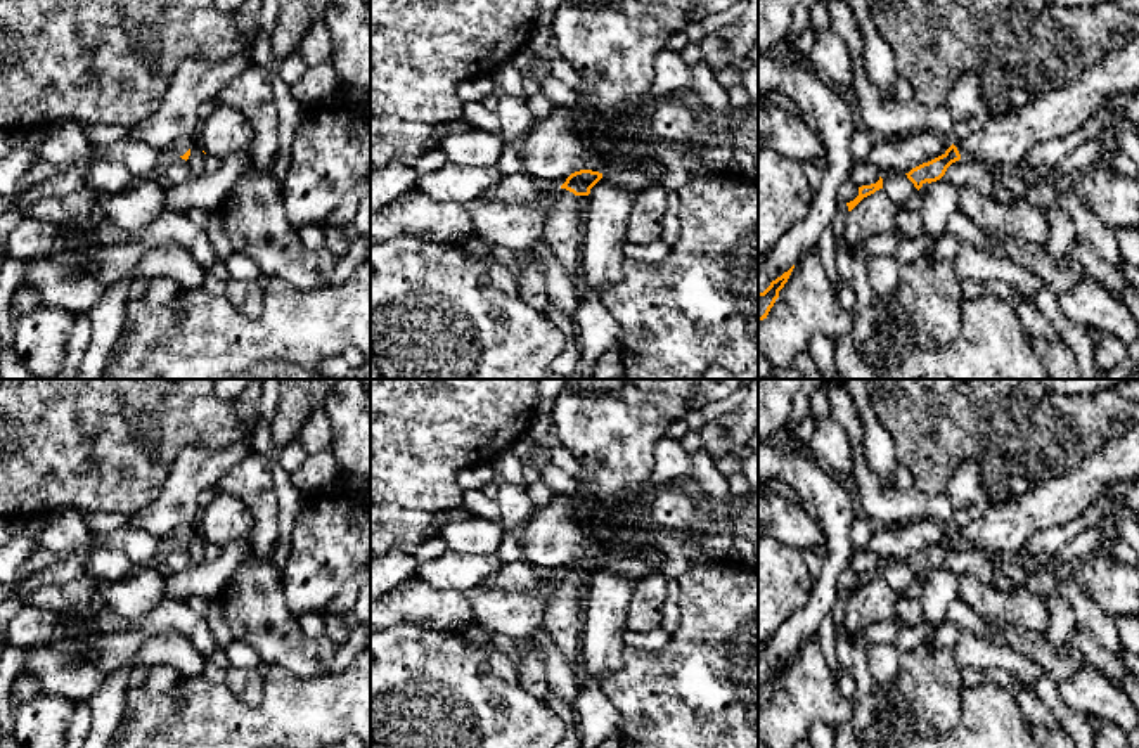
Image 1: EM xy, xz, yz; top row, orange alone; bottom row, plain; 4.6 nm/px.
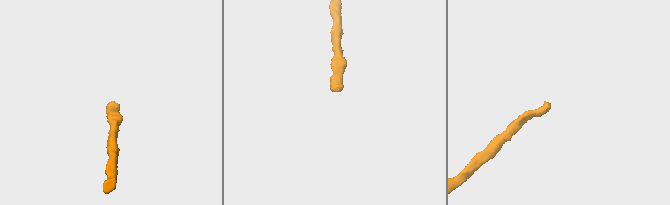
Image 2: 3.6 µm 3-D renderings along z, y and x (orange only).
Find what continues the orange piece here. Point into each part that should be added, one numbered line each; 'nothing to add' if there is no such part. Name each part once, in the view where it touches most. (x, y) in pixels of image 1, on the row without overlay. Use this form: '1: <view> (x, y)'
1: xz (563, 619)

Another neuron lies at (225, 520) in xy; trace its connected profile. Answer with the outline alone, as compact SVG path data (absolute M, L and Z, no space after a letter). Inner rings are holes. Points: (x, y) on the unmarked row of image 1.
M227 492L216 493L215 500L201 509L201 537L223 547L241 537L246 537L254 525L251 511Z

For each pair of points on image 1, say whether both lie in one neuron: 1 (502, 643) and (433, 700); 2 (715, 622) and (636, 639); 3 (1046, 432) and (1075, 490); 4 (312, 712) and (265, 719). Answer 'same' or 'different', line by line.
1: different
2: different
3: different
4: same

